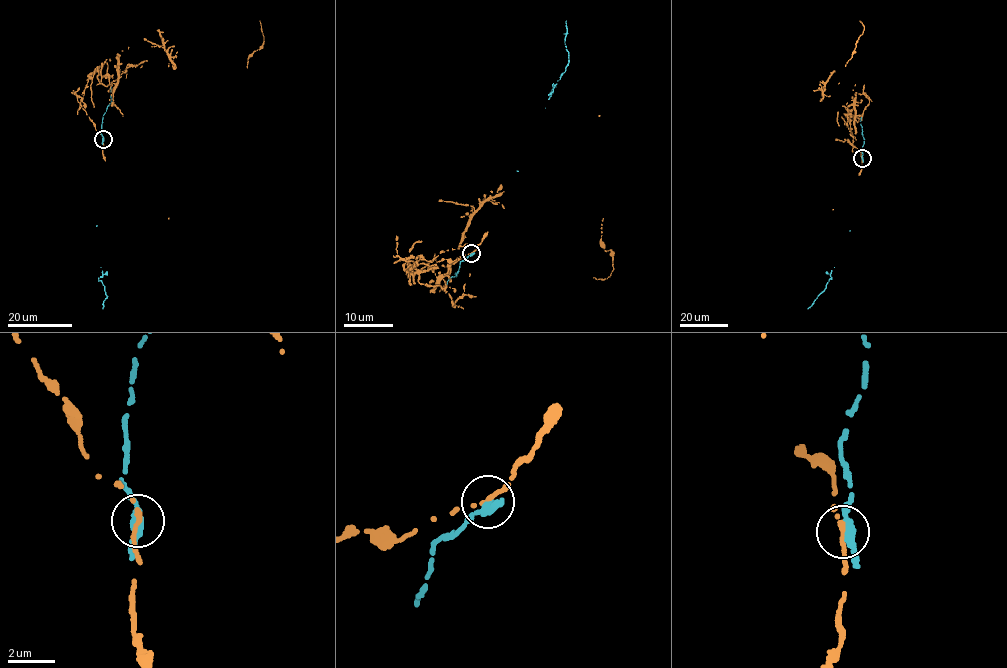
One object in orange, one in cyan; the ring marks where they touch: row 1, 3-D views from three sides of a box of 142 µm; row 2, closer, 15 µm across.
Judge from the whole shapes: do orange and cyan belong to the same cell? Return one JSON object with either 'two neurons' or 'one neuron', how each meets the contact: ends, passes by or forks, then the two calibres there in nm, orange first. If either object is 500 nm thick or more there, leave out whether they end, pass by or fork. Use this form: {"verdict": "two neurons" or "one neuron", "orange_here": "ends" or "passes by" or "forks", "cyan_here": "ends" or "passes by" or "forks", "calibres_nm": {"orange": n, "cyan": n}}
{"verdict": "two neurons", "orange_here": "ends", "cyan_here": "passes by", "calibres_nm": {"orange": 260, "cyan": 360}}

